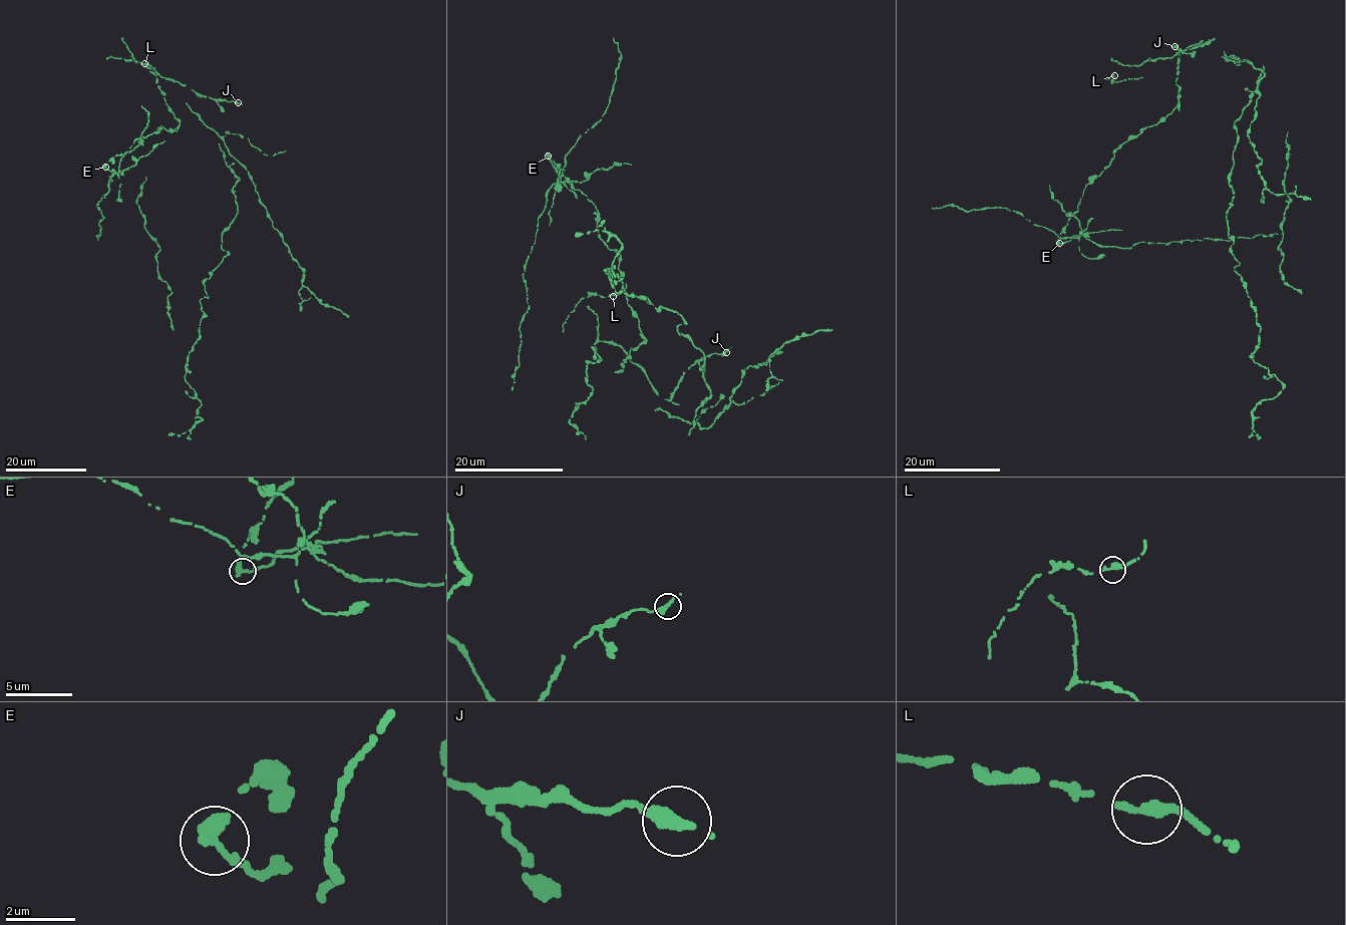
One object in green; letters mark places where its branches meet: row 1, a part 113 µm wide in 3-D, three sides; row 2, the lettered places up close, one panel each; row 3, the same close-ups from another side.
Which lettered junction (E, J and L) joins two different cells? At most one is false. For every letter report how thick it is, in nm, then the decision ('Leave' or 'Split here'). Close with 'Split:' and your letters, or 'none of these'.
E: Thickness 480 nm. Split here
J: Thickness 480 nm. Leave
L: Thickness 440 nm. Leave
Split: E

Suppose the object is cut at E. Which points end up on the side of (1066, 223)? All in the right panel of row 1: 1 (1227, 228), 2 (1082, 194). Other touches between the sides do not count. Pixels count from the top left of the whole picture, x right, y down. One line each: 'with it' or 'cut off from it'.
1: with it
2: with it

